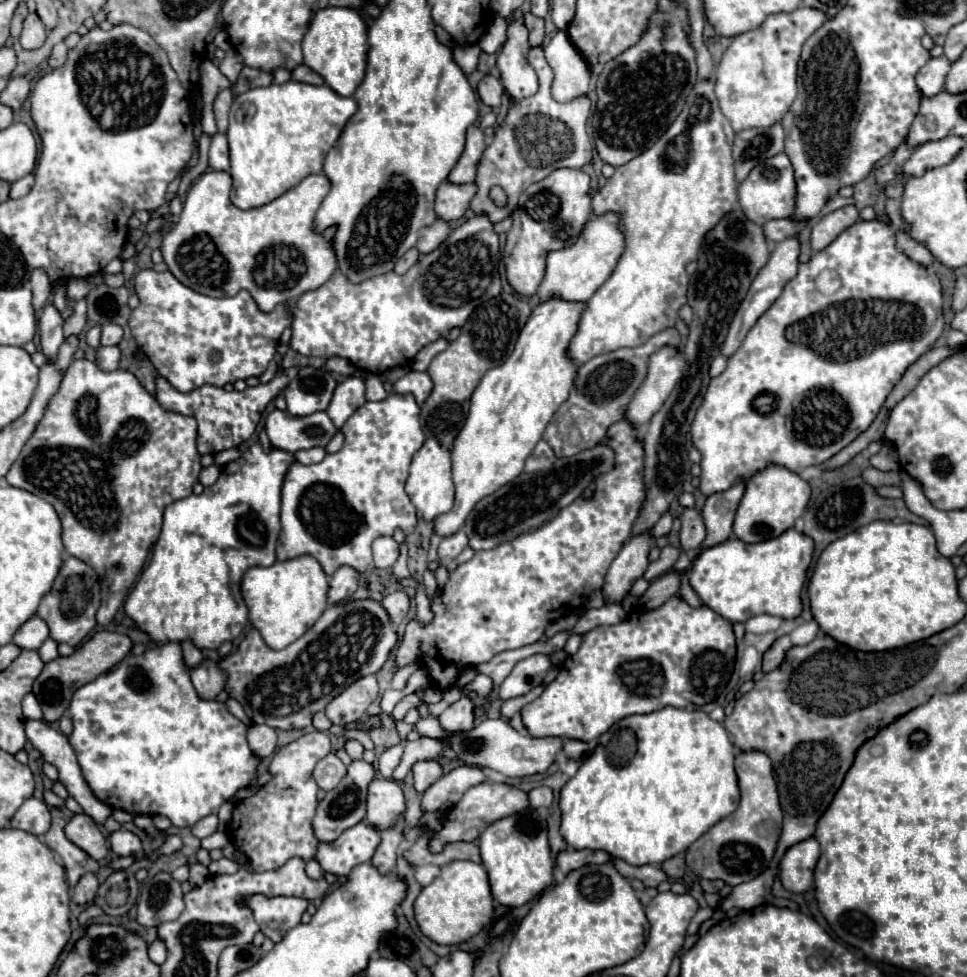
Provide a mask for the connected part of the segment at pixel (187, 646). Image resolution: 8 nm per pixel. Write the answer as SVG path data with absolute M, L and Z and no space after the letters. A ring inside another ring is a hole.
M184 640L184 642L182 642L182 652L184 652L184 662L188 664L188 668L194 668L194 666L200 664L202 652L200 652L200 648L196 648L190 640Z

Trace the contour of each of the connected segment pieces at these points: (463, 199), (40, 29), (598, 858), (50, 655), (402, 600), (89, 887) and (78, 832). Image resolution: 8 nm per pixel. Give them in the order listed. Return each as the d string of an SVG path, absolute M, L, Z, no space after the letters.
M442 182L436 192L436 214L448 222L458 220L466 210L470 200L476 194L476 184L456 186L452 182Z
M28 14L26 20L24 20L24 28L22 28L22 34L20 34L20 44L24 50L36 50L44 44L46 40L46 26L40 22L38 14Z
M566 848L564 852L560 852L556 856L556 864L558 868L568 874L572 870L578 870L580 866L586 866L586 864L604 864L604 862L610 862L612 856L608 852L600 852L600 850L572 850L572 848Z
M48 638L42 646L40 646L40 650L38 650L38 654L40 654L40 658L44 660L44 662L50 662L50 660L54 660L56 656L58 656L58 650L56 650L56 642L52 640L52 638Z
M398 590L398 592L390 594L390 596L386 596L386 598L382 600L382 604L384 604L384 608L388 610L394 626L398 626L398 624L408 616L410 598L408 598L406 590Z
M84 874L84 878L80 878L80 882L74 886L74 898L72 902L86 906L92 904L96 898L96 890L98 890L98 880L94 874Z
M86 814L72 816L70 822L64 828L68 840L72 840L76 846L80 846L88 856L94 860L102 860L108 854L108 844L104 834L98 830L96 822L88 818Z

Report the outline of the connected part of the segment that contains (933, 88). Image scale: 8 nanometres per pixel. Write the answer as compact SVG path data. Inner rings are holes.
M936 56L932 58L916 76L918 88L922 90L924 96L934 96L944 88L944 80L946 74L950 70L950 60L944 56Z

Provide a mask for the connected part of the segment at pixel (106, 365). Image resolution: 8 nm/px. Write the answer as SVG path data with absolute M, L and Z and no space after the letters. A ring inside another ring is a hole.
M100 346L100 348L96 348L96 364L102 370L106 370L106 372L116 370L118 362L120 362L120 348L118 346Z

